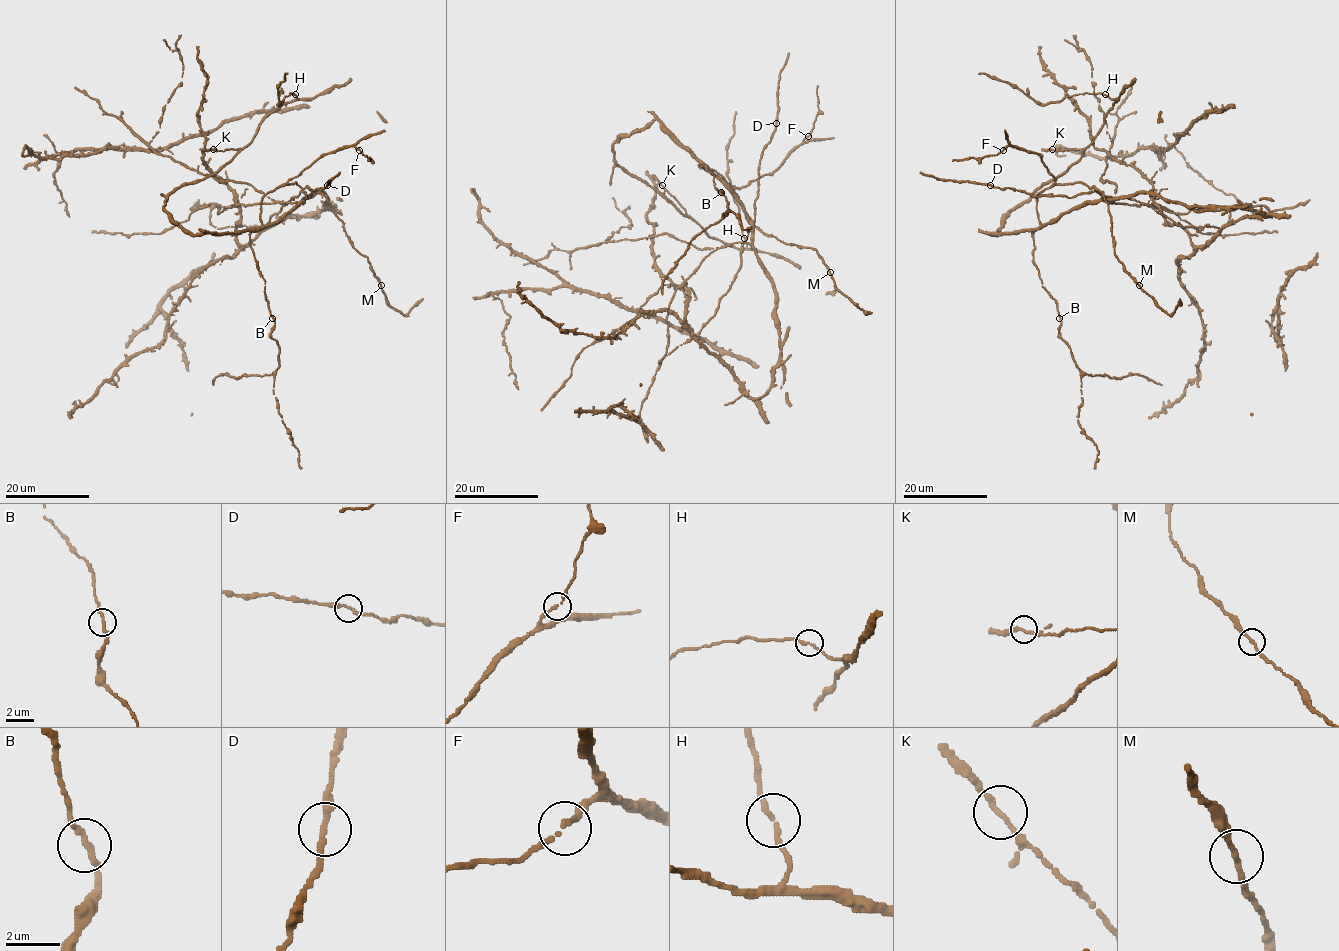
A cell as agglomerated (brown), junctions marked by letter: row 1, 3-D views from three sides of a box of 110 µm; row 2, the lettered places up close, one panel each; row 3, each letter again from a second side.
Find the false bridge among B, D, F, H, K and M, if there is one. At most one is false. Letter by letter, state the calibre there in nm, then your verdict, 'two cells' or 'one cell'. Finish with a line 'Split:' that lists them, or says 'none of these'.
B: 220 nm thick; one cell
D: 240 nm thick; one cell
F: 200 nm thick; one cell
H: 200 nm thick; one cell
K: 200 nm thick; one cell
M: 200 nm thick; one cell
Split: none of these

